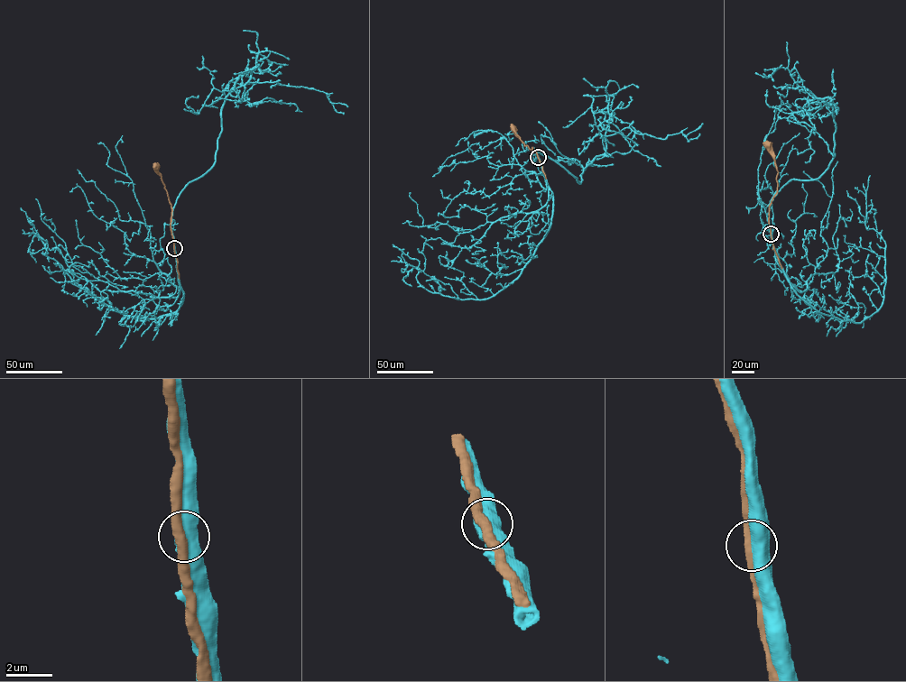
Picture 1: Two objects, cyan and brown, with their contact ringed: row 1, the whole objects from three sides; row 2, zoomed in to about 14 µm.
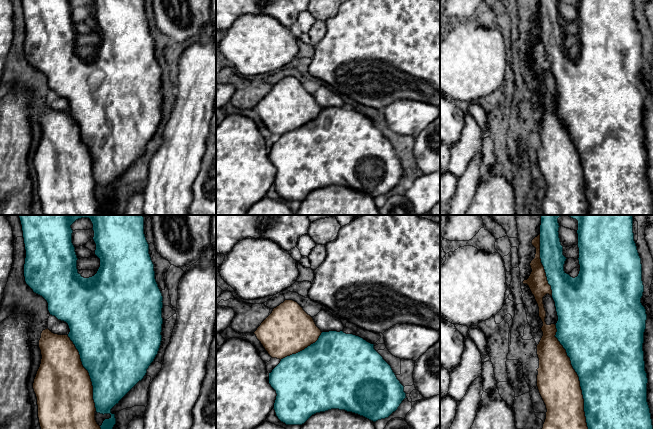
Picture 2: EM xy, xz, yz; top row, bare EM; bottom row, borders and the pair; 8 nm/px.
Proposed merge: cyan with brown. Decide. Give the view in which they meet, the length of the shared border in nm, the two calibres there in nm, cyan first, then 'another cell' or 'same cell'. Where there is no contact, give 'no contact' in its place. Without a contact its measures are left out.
yz | 900 nm | 500/340 nm | same cell

